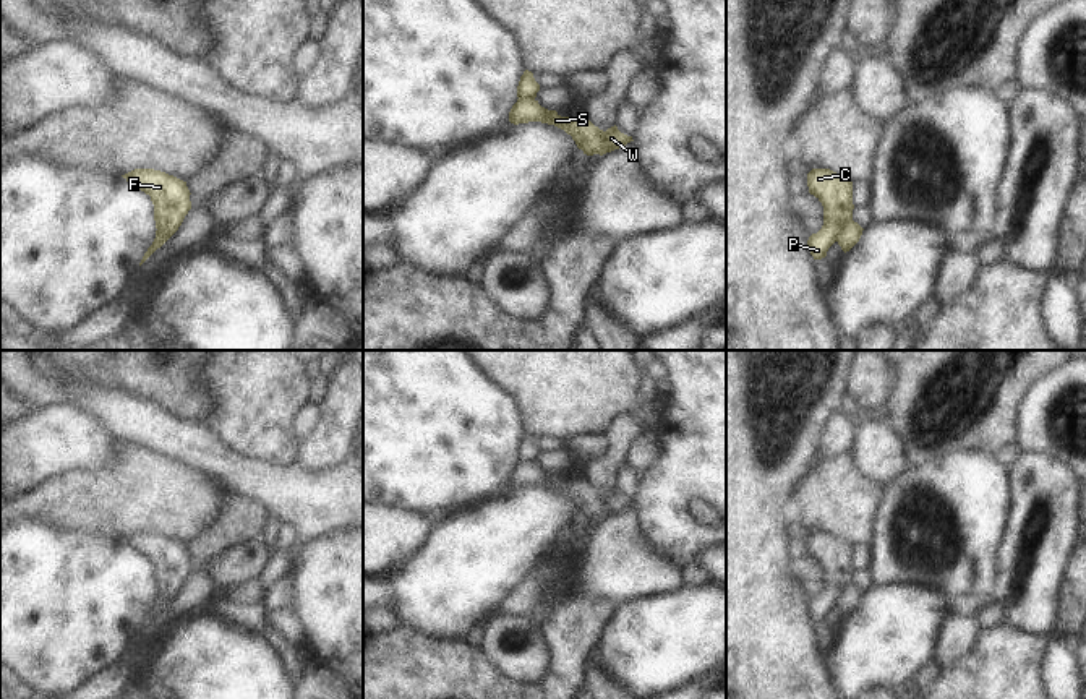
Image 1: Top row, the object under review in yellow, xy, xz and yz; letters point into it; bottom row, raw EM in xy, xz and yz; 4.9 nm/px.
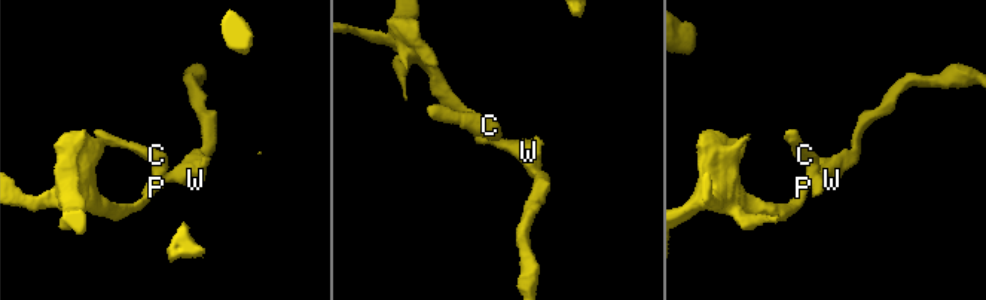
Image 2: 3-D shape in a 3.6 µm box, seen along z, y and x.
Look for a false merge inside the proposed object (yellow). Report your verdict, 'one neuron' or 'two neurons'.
two neurons

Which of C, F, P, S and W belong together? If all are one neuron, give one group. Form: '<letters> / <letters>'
C F P / S W

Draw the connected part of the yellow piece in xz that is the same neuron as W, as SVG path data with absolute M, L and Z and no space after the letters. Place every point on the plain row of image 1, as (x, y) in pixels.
M532 461L517 462L509 475L509 485L514 488L528 485L554 488L571 498L577 511L587 519L603 519L634 504L632 500L621 496L616 488L603 495L587 480L561 480L556 474L541 470Z

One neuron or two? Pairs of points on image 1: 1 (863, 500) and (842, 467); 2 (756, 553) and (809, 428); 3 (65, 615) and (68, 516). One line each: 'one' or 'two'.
1: one
2: one
3: two

